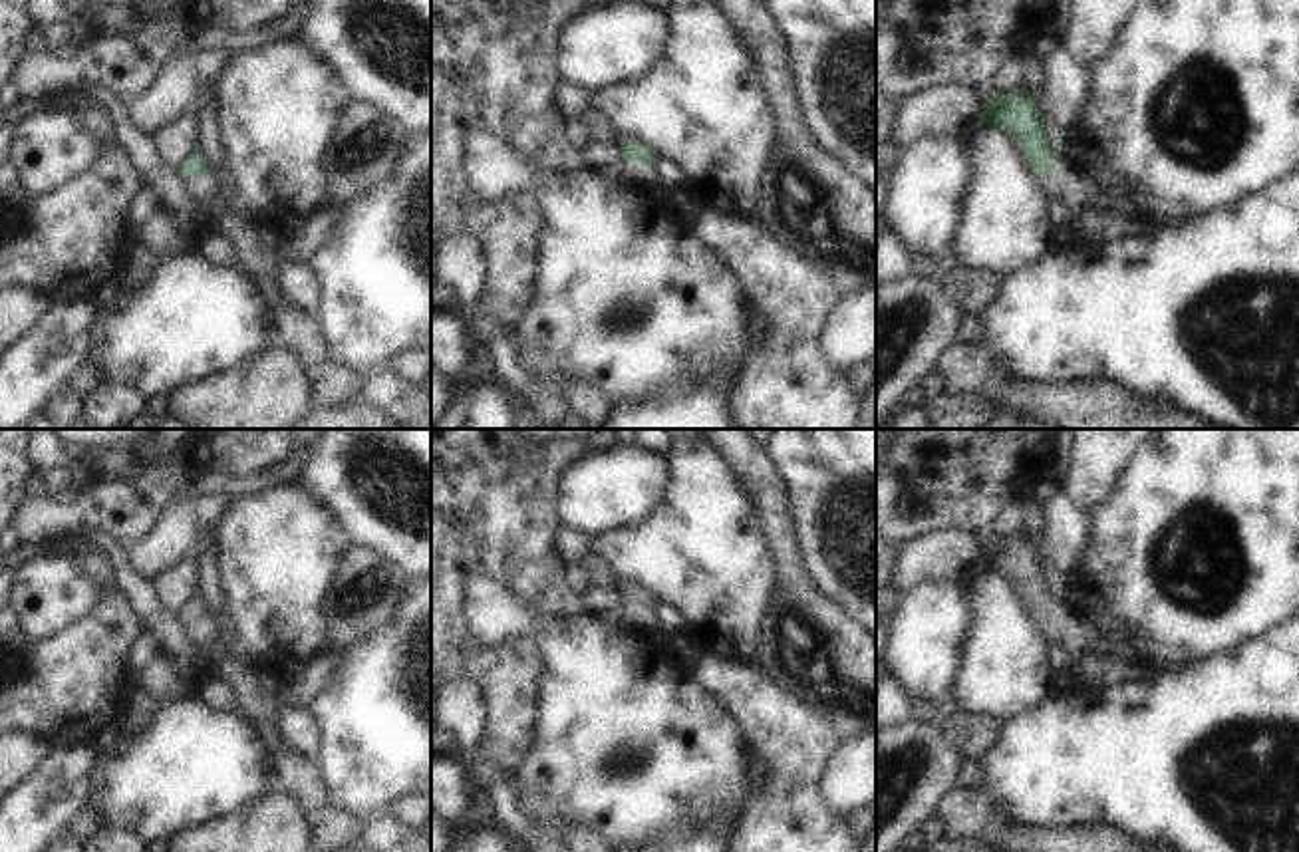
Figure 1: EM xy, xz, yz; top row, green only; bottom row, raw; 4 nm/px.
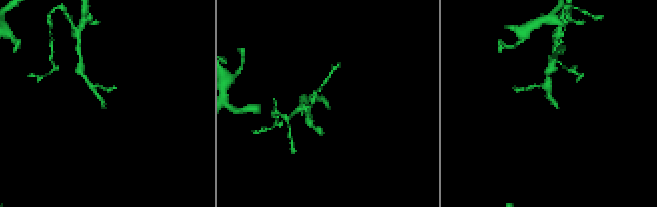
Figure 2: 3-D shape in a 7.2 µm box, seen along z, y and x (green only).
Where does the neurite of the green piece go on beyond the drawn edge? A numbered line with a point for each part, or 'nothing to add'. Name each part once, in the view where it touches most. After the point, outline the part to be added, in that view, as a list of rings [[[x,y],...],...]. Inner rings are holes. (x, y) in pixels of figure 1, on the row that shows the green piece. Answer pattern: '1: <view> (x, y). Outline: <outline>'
1: xy (199, 187). Outline: [[[191,171],[187,175],[181,175],[183,187],[189,195],[189,199],[195,199],[199,203],[209,203],[213,193],[213,175],[201,175],[197,171]]]

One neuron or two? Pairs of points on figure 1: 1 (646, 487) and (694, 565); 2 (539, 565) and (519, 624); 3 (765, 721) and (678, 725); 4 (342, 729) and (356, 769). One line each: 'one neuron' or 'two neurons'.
1: two neurons
2: two neurons
3: two neurons
4: one neuron

